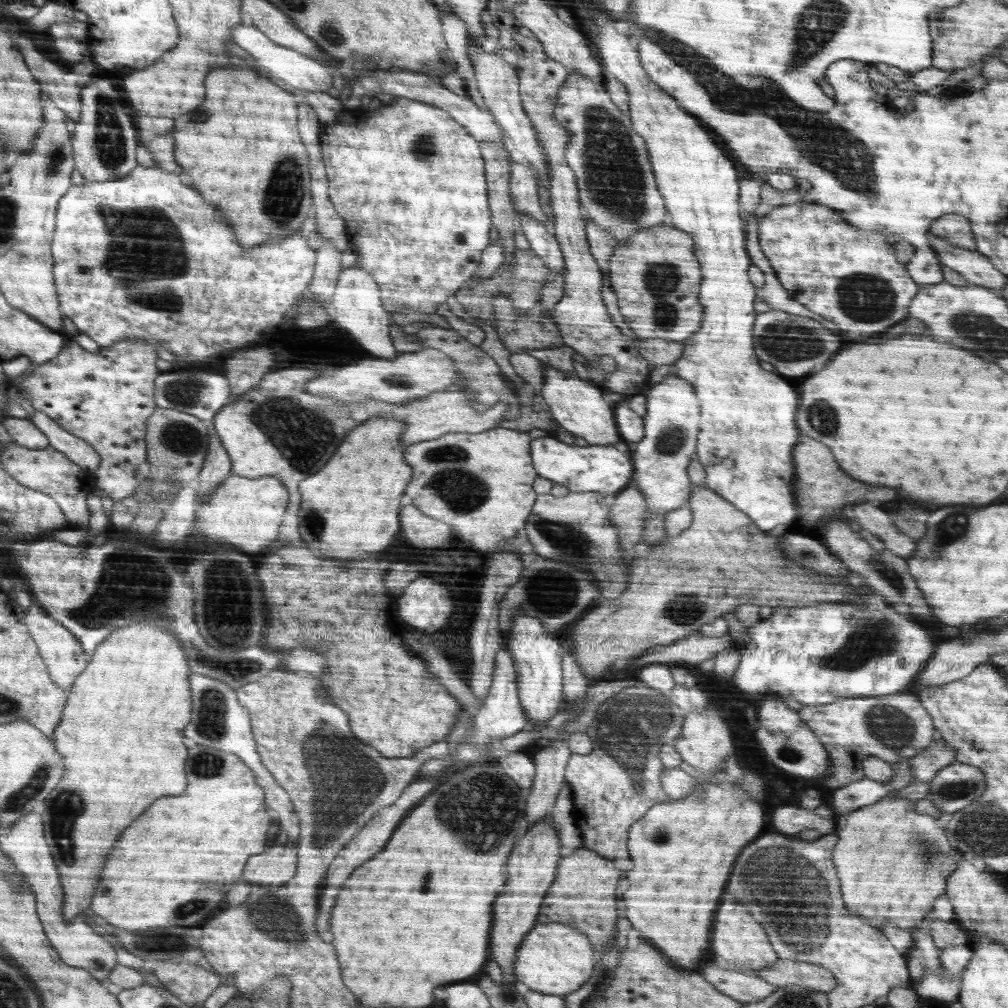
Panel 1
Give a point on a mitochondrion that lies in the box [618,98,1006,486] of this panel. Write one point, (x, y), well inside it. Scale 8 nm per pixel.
(868, 298)

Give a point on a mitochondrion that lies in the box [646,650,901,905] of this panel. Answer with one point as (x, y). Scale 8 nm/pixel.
(744, 726)

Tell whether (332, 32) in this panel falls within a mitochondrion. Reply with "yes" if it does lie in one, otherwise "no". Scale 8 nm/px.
yes

